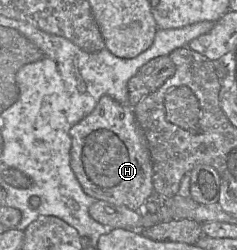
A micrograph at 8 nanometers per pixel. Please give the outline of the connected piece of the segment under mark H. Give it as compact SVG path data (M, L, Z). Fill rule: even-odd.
M104 95L90 114L71 127L70 136L70 166L84 192L97 200L126 206L131 210L143 210L146 199L154 192L153 165L147 142L132 107Z

